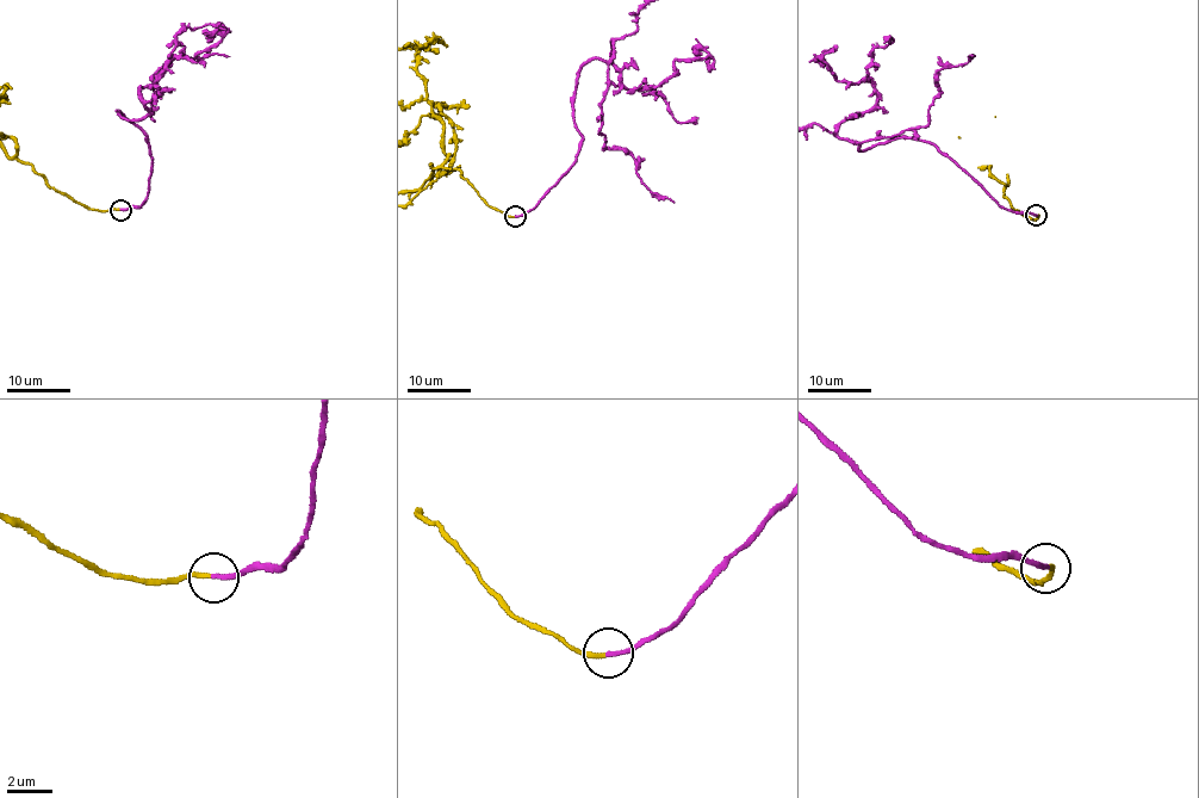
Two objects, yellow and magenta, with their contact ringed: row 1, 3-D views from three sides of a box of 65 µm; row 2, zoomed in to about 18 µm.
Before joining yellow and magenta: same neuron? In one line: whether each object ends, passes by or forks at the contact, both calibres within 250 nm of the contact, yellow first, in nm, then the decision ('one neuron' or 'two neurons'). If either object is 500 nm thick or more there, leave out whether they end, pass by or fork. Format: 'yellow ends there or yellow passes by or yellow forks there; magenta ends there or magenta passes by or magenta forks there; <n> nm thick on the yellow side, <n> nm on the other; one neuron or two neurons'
yellow ends there; magenta ends there; 200 nm thick on the yellow side, 200 nm on the other; one neuron

